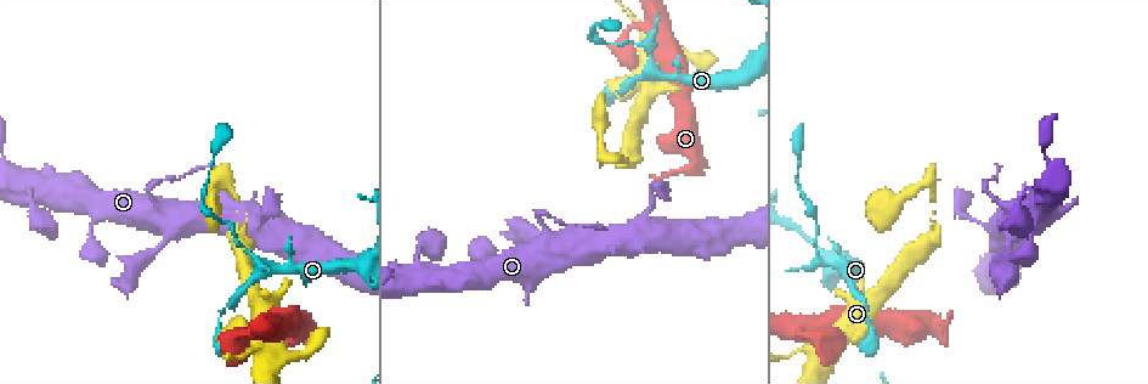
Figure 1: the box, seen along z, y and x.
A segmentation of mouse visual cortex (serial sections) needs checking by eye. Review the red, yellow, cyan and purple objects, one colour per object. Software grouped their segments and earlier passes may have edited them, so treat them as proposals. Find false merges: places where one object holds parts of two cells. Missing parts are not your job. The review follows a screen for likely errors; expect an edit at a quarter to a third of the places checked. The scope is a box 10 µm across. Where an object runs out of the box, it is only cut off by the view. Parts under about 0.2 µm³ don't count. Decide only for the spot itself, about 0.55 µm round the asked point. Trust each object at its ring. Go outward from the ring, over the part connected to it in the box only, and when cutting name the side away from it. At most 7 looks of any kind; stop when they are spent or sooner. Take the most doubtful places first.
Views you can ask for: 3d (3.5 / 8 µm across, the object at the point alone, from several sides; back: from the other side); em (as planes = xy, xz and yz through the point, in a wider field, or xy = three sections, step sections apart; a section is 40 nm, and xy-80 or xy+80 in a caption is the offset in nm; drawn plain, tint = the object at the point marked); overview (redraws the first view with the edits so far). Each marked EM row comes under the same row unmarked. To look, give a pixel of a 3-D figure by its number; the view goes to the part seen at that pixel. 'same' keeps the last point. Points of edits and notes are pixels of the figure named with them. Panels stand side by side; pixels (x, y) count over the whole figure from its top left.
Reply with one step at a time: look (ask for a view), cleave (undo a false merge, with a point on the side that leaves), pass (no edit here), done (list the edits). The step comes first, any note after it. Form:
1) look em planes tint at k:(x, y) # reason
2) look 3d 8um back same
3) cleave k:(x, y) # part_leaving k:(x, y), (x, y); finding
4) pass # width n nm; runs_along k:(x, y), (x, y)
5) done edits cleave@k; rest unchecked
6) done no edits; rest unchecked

look 3d 8um at 1:(650, 26) # thin arm on a thick one

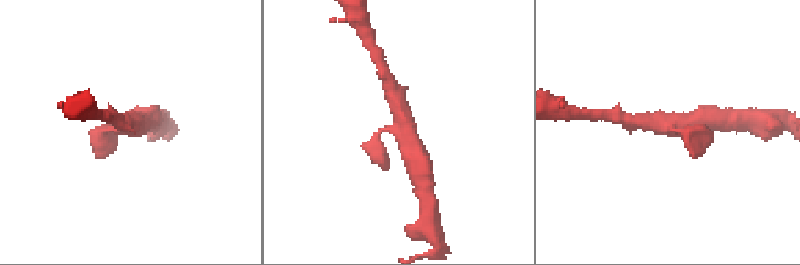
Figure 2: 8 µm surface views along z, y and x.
look em xy step 5 tint same # arms 3; arm_widths 150, 350, 600 nm; need the tissue

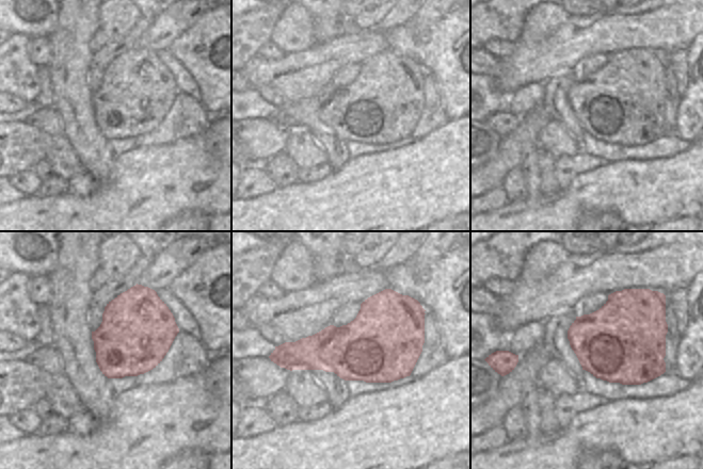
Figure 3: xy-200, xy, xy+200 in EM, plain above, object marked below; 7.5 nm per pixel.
pass # continuous, no second cell

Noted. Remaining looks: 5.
look 3d 3.5um at 1:(933, 202) # thick turns thin

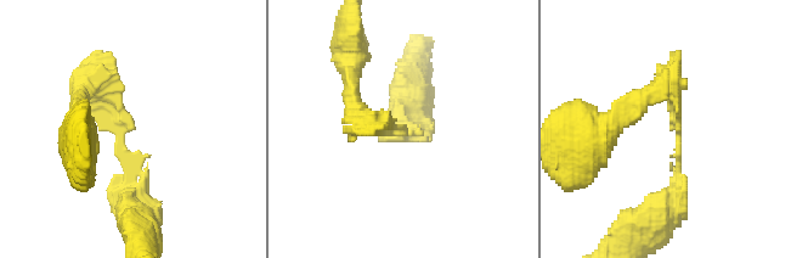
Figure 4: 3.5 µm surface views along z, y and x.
look em xy step 2 tint at 4:(122, 135) # arm_widths 200, 250 nm

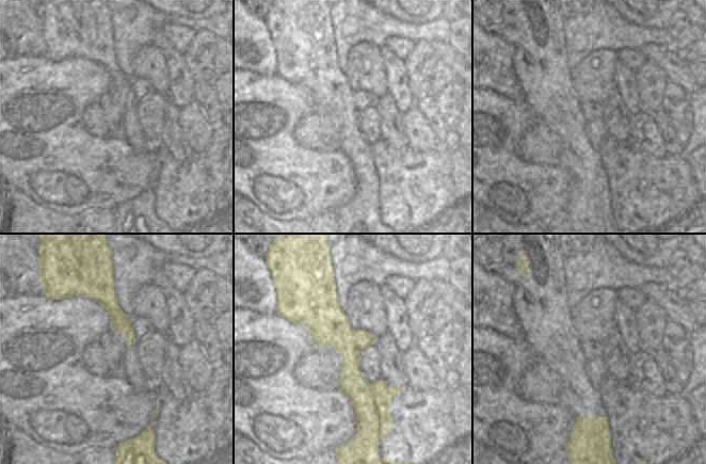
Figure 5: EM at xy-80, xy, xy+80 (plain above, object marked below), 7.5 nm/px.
pass # runs_along 4:(131, 213), (119, 104), (83, 93); one cell here

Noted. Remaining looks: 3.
look 3d 3.5um at 1:(417, 268) # sharp bend

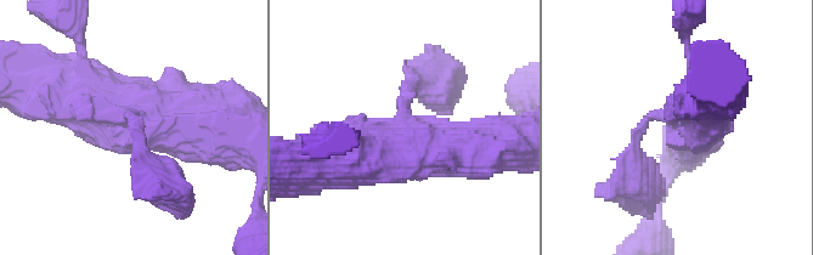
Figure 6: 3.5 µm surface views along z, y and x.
look em planes tint at 6:(132, 116) # shape alone is not enough

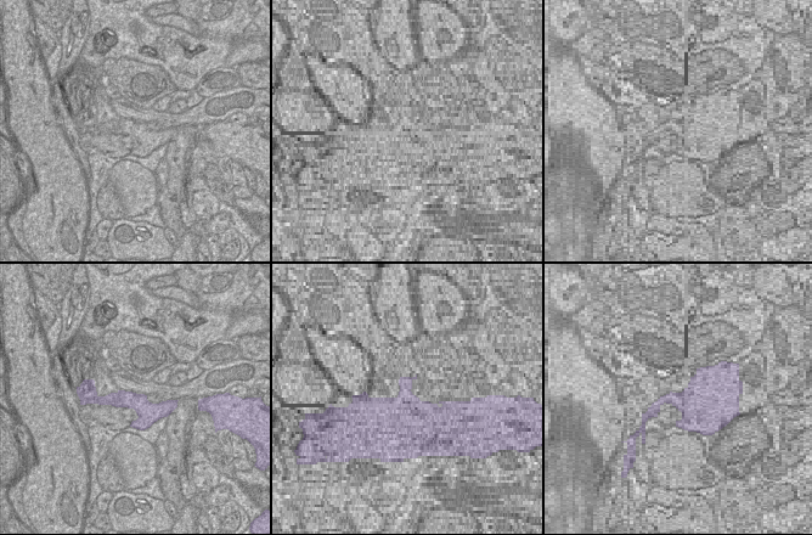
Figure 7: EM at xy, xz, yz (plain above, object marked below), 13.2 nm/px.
pass # continuous, no second cell

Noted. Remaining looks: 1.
done no edits; rest unchecked

